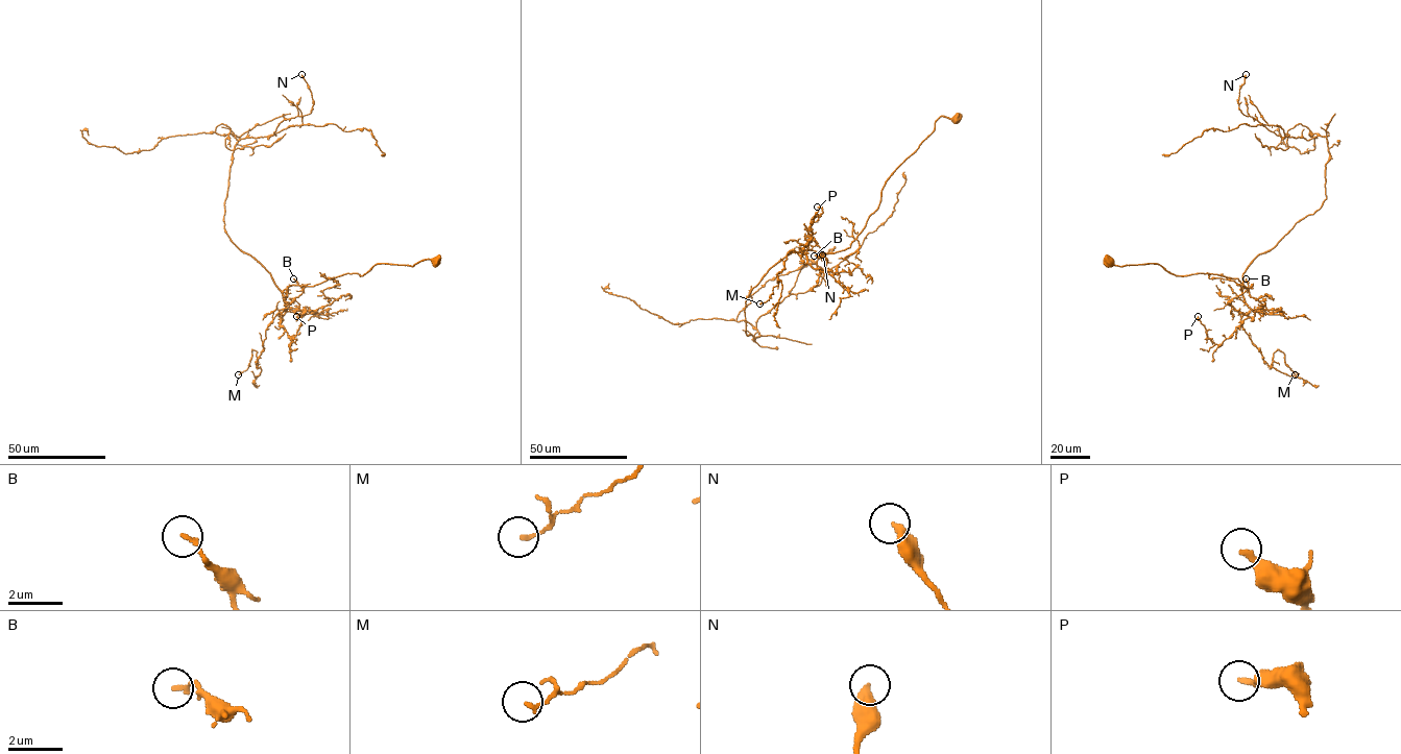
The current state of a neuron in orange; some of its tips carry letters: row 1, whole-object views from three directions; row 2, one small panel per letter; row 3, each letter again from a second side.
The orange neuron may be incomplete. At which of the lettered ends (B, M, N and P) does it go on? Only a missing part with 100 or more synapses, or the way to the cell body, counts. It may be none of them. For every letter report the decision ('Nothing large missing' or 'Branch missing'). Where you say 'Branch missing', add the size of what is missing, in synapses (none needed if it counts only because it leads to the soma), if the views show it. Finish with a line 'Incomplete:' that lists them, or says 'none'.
B: Nothing large missing
M: Nothing large missing
N: Nothing large missing
P: Nothing large missing
Incomplete: none

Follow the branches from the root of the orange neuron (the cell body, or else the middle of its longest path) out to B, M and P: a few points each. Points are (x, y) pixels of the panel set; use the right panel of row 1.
B: (1109, 262), (1157, 263), (1177, 275), (1237, 278), (1253, 317), (1229, 302), (1248, 289), (1246, 278)
M: (1109, 262), (1237, 278), (1254, 314), (1244, 314), (1240, 325), (1270, 366), (1279, 349), (1295, 374)
P: (1109, 262), (1157, 263), (1177, 275), (1237, 278), (1254, 314), (1218, 344), (1198, 316)

